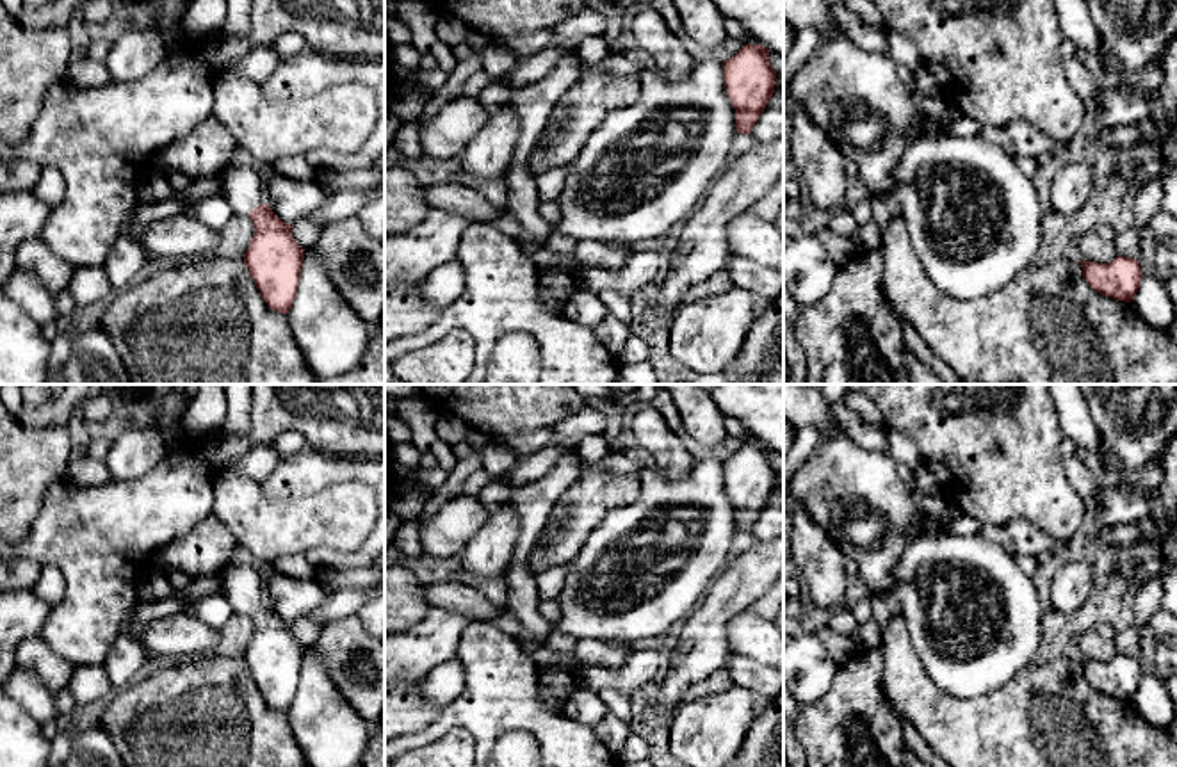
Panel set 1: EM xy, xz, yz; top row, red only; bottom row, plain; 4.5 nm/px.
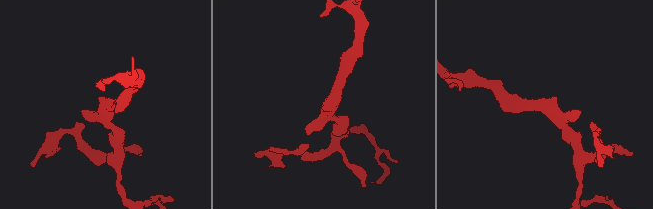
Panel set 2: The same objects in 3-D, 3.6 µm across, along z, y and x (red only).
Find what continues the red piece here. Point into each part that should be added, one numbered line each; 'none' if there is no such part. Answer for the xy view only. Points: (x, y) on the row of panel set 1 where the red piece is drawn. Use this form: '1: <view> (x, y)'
1: xy (241, 187)

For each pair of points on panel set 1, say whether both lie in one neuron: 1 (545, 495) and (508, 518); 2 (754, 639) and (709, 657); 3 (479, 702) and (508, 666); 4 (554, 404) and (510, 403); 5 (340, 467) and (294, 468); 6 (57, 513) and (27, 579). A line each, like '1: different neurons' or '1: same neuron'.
1: different neurons
2: different neurons
3: same neuron
4: same neuron
5: same neuron
6: different neurons

